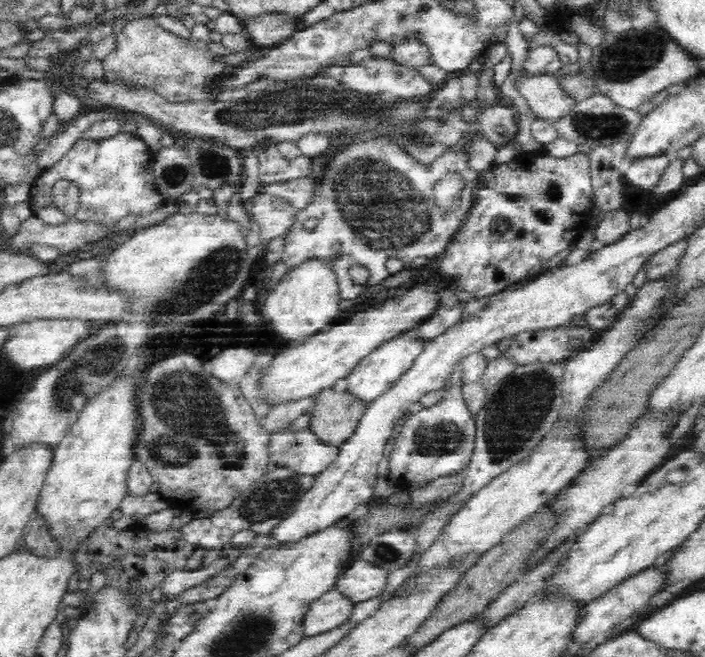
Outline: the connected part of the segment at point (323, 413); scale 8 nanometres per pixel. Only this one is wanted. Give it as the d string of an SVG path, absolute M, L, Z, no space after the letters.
M326 388L317 396L308 430L323 444L339 448L354 433L365 408L350 395Z

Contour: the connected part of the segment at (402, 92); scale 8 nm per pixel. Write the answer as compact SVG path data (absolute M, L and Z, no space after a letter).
M388 59L368 61L365 65L348 65L344 68L343 82L362 93L387 93L394 97L428 99L433 94L431 84L408 66Z

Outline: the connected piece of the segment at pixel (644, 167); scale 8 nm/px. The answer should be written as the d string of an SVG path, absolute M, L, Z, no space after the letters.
M666 155L639 160L637 163L626 166L627 169L623 170L624 179L629 183L630 188L653 192L661 181L668 163L669 158Z

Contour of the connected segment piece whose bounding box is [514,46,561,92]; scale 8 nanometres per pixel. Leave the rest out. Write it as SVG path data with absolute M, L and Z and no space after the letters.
M539 46L531 49L526 60L522 62L520 76L514 82L514 90L520 92L524 83L537 75L550 75L561 66L557 53L551 47Z

